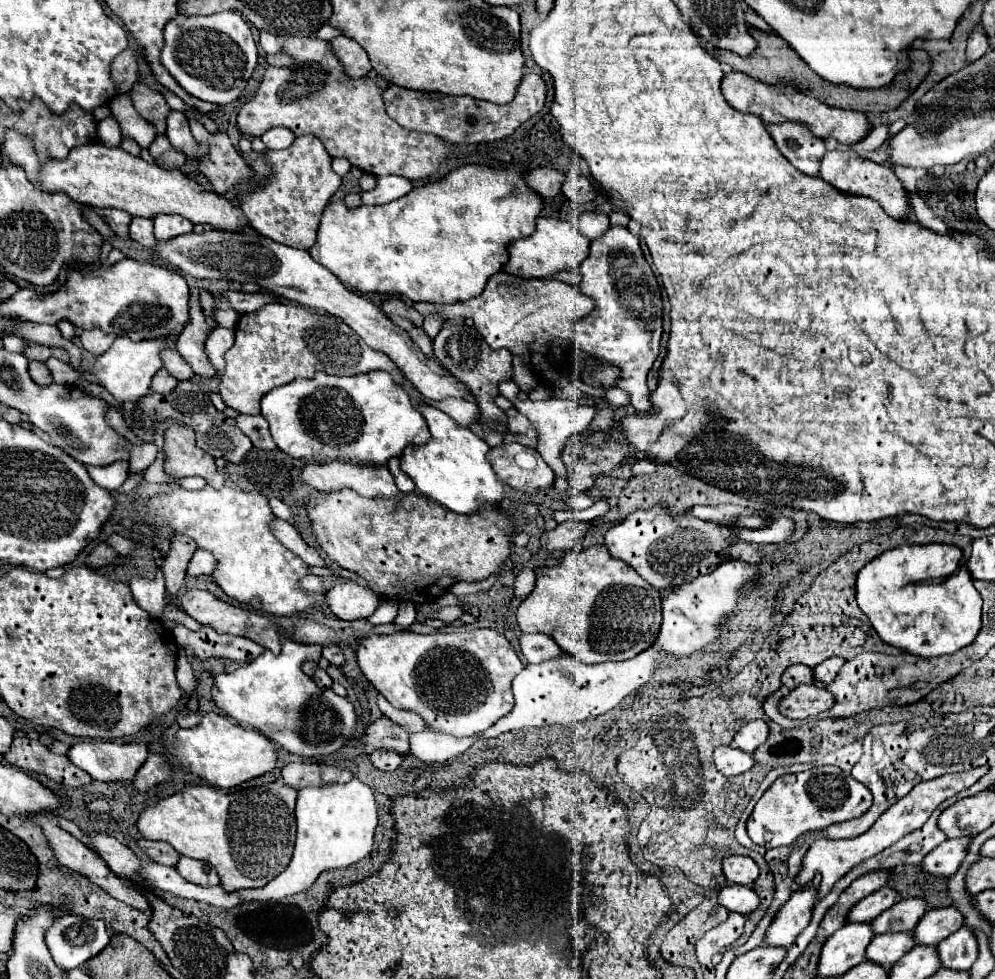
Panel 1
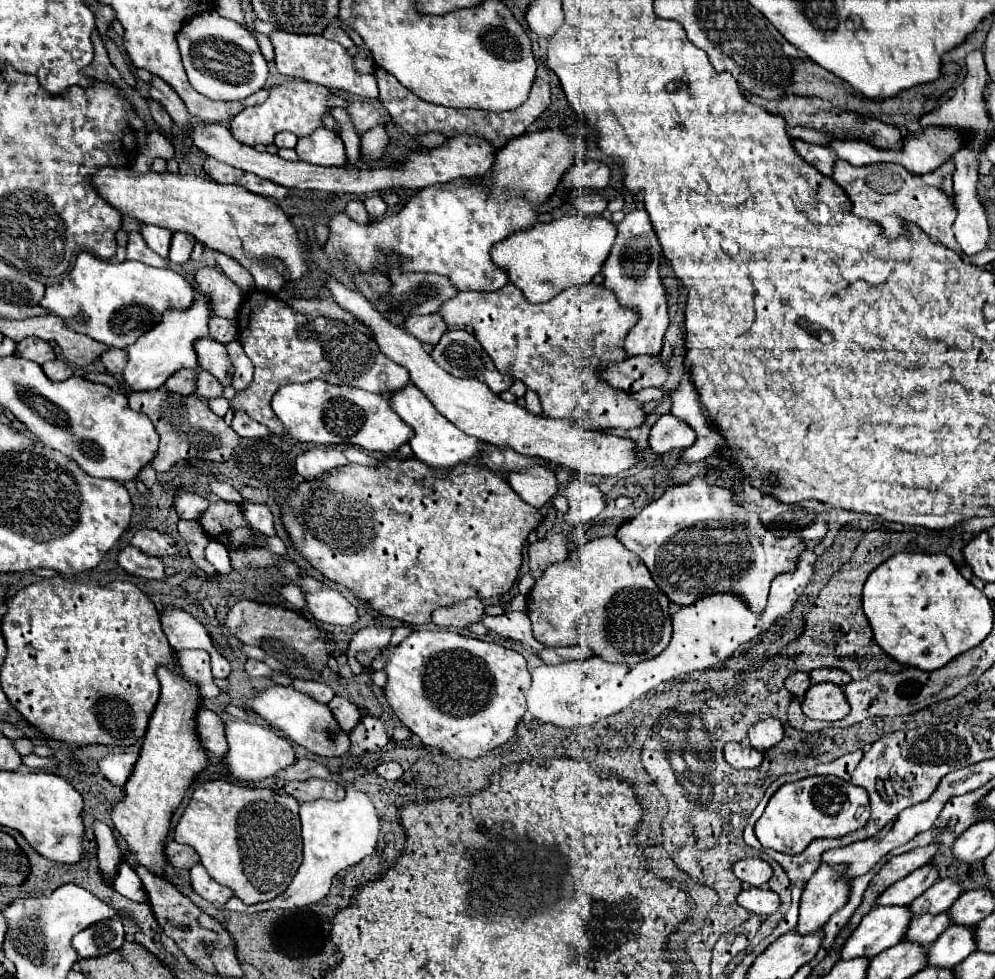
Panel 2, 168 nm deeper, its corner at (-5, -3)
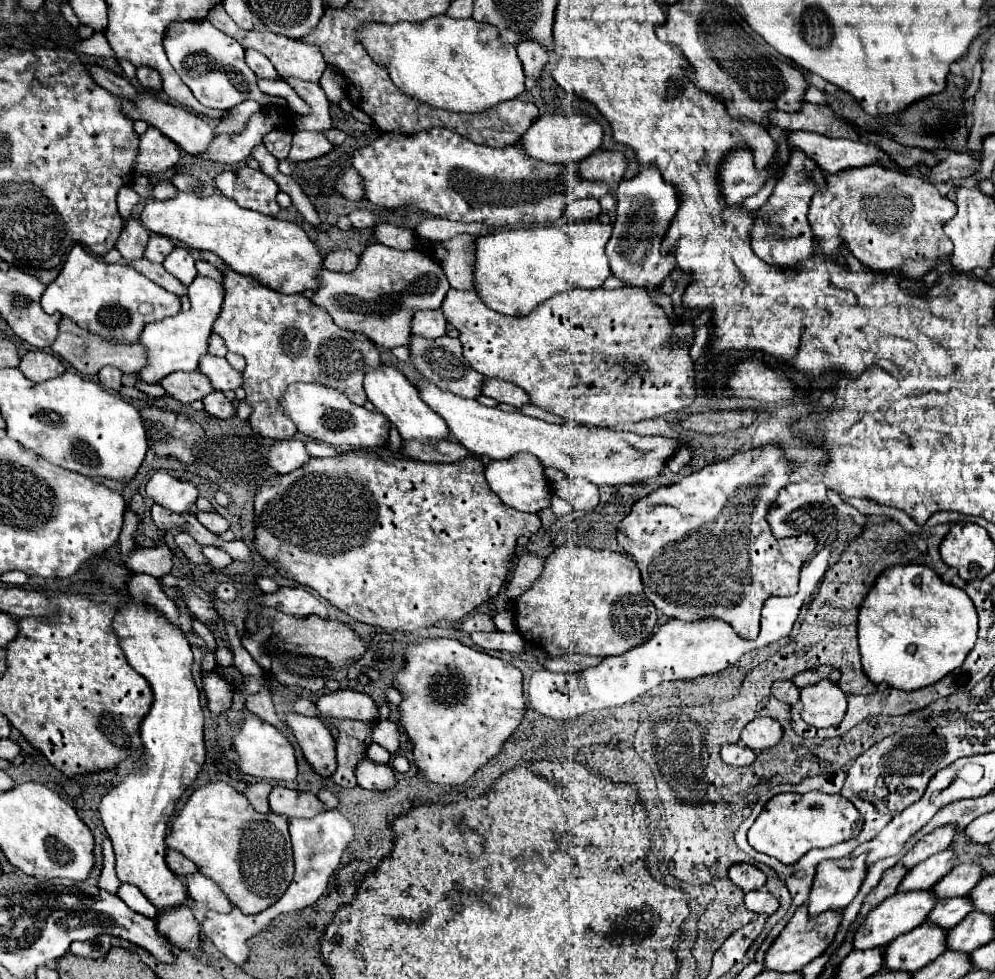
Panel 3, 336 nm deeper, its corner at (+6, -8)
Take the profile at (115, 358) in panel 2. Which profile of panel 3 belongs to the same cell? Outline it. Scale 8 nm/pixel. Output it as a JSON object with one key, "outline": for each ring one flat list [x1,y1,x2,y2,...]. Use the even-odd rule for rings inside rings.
{"outline":[[103,367,99,371,99,381,107,387,107,389,113,389,113,391,119,391,121,389,121,371,115,369,115,367]]}

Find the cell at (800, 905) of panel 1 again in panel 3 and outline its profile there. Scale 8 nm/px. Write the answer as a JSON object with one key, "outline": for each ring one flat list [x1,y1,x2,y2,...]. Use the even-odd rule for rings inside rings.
{"outline":[[867,855,843,857,823,861,817,867,815,885,809,895,809,913,823,913,827,909,845,909,867,877]]}

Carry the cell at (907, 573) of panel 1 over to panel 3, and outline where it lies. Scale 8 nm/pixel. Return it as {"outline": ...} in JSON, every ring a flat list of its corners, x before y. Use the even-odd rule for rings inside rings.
{"outline":[[899,565,887,569,865,597,859,611,859,649,865,675,875,683,887,683,893,689,915,691,941,681,963,665,967,653,977,641,977,611,967,593,955,585,945,585,937,573,925,565]]}

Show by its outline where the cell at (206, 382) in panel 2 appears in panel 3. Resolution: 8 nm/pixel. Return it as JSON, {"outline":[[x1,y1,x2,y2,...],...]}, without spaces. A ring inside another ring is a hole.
{"outline":[[215,391,213,395,209,393,205,399,203,399,203,405,205,405,205,411,217,419,229,419,229,417,235,417,237,411,233,409,233,403,221,393,221,391]]}

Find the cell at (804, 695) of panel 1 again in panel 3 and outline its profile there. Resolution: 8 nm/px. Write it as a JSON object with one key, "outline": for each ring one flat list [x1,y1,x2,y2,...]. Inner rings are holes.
{"outline":[[829,679,803,687,801,703,803,721,817,729,839,725,847,711,847,695,841,691,837,683]]}

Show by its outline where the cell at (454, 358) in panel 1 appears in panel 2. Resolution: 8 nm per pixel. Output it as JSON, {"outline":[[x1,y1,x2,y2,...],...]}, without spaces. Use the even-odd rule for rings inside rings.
{"outline":[[446,330,442,340,434,346,432,358,440,364,440,368,444,368,446,372,450,372,450,374,454,374,458,378,476,378,476,380,484,382,494,394,502,394,502,392,510,390,510,386,514,382,512,374,508,376,508,374,502,374,502,372,496,370,496,366,492,364,486,350,480,346,476,336,466,332,466,330]]}

